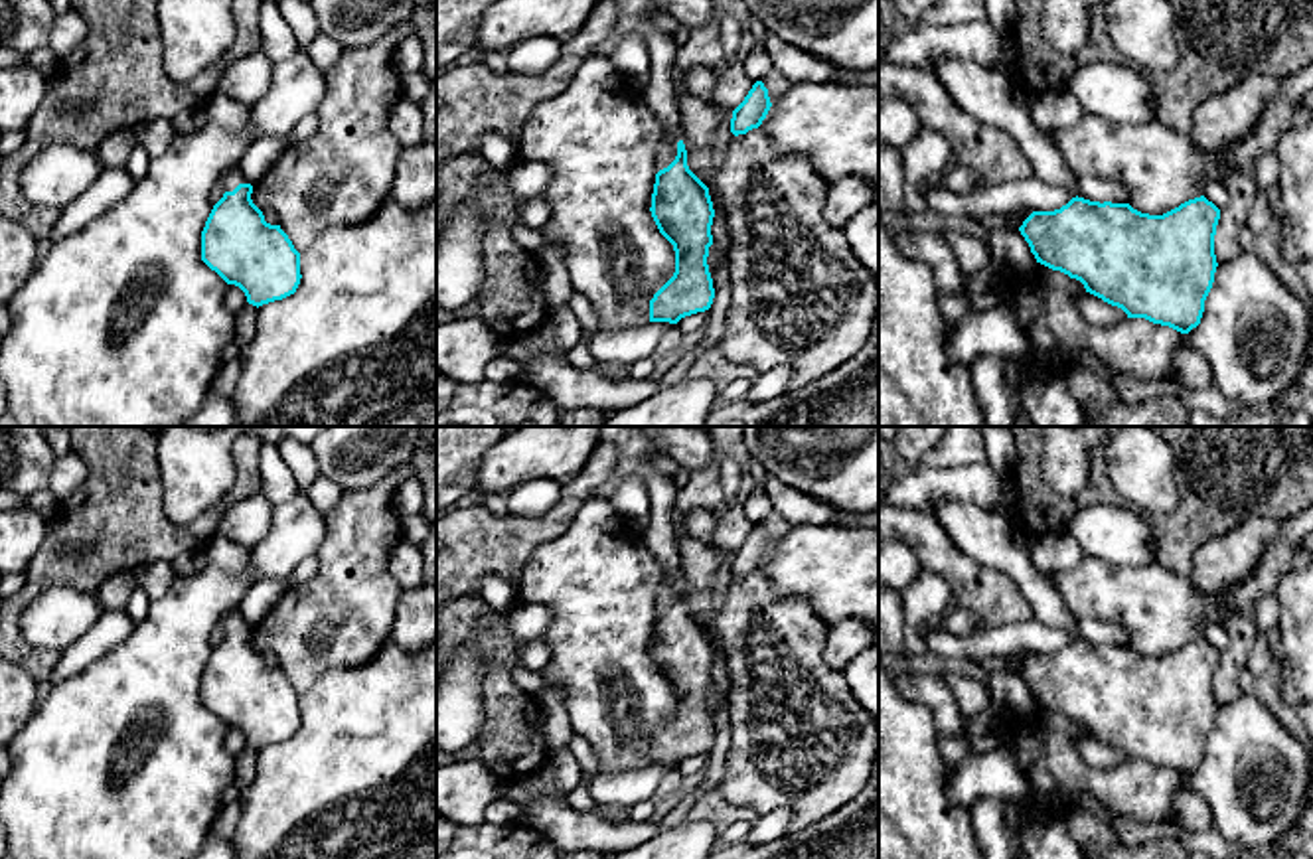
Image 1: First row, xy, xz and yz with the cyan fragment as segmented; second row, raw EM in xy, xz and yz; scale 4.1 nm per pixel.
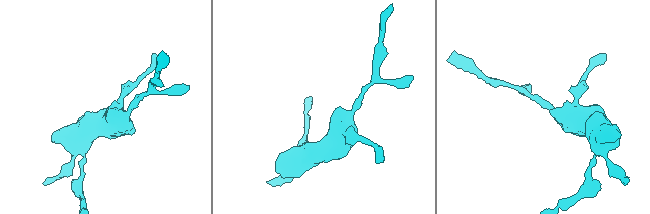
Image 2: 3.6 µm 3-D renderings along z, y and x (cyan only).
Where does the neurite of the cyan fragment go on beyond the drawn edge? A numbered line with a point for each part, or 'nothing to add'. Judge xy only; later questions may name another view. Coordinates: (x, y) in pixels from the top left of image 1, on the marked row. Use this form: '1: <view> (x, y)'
1: xy (231, 178)

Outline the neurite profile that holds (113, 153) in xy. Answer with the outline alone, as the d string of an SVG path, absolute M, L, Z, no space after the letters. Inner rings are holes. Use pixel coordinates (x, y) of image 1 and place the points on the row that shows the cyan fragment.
M132 128L111 132L95 150L103 168L124 168L130 152L136 148Z

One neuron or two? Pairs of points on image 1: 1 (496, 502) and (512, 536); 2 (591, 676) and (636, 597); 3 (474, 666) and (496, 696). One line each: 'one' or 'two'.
1: two
2: one
3: two

